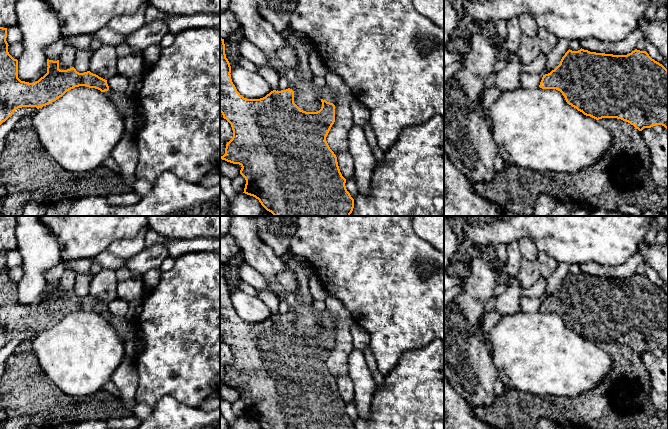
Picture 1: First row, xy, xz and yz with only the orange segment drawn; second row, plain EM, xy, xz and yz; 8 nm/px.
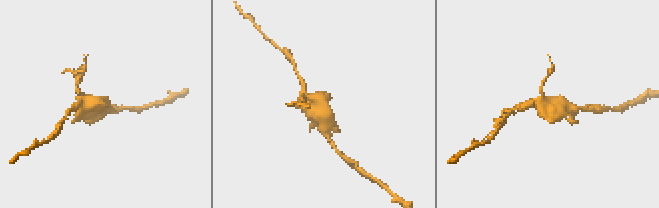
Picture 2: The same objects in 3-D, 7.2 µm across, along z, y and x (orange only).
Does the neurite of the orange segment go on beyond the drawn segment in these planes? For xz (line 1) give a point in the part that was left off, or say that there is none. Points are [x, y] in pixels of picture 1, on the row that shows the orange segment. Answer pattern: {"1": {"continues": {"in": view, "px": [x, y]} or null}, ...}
{"1": {"continues": {"in": "xz", "px": [326, 93]}}}

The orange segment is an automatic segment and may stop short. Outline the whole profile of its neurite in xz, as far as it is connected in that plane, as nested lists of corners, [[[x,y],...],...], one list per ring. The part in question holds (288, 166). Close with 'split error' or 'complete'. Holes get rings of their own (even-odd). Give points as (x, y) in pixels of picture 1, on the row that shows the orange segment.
[[[220,38],[220,112],[232,127],[233,137],[227,142],[222,160],[239,164],[245,178],[244,192],[259,200],[274,216],[350,216],[354,199],[347,191],[337,157],[326,137],[335,122],[336,97],[328,86],[319,87],[322,107],[317,112],[306,112],[294,103],[294,91],[273,90],[260,99],[244,98],[231,79],[231,66],[226,58],[224,39]]]; split error

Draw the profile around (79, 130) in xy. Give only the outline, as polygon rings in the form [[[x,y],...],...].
[[[86,86],[67,91],[32,116],[33,129],[49,155],[64,169],[86,173],[104,165],[126,133],[118,108],[98,89]]]

